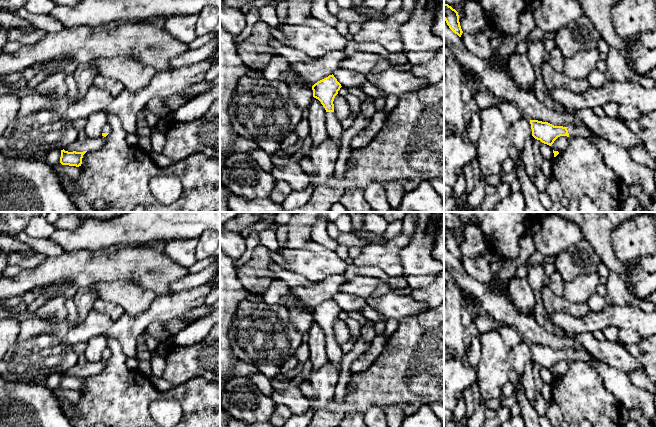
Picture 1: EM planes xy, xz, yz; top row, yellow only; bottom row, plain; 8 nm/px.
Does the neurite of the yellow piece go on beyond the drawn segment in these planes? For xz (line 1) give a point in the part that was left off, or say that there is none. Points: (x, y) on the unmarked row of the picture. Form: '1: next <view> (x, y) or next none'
1: next xz (333, 350)

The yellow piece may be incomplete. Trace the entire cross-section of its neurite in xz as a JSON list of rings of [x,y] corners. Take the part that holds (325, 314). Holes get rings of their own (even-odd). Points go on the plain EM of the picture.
[[[333,298],[318,305],[312,310],[313,321],[318,323],[326,334],[326,353],[328,361],[335,364],[339,372],[343,353],[341,347],[334,338],[333,325],[341,311],[341,308]]]

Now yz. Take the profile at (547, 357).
[[[530,344],[530,348],[532,360],[549,370],[560,360],[589,362],[593,357],[585,350],[554,350],[548,346],[538,344]]]

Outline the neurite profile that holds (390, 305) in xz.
[[[392,292],[376,298],[370,296],[366,303],[385,318],[397,320],[424,313],[429,309],[426,303],[417,302],[408,295],[397,295]]]

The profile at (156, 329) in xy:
[[[153,322],[151,323],[146,331],[156,338],[157,340],[164,342],[166,339],[171,337],[172,335],[169,333],[169,331],[164,327],[163,323],[161,322]]]

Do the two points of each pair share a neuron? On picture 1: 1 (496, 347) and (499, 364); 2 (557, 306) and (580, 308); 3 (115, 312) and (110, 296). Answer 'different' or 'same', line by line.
1: same
2: same
3: different

